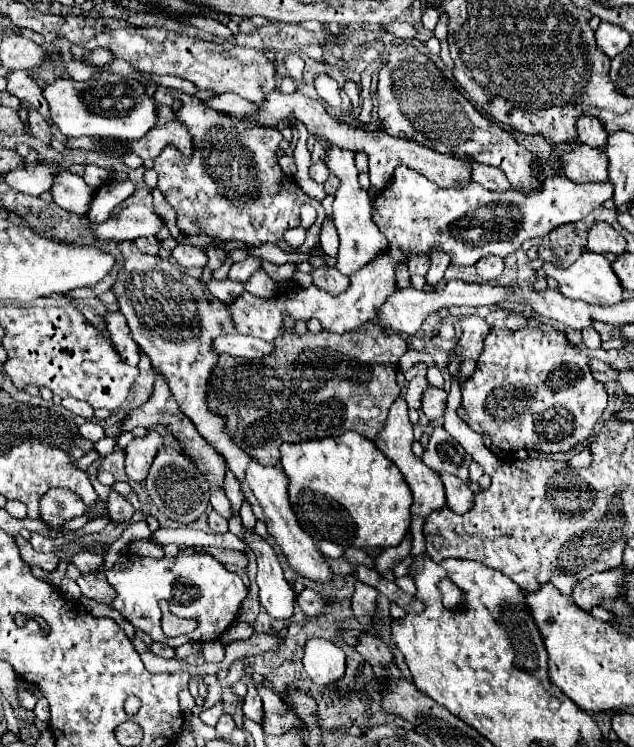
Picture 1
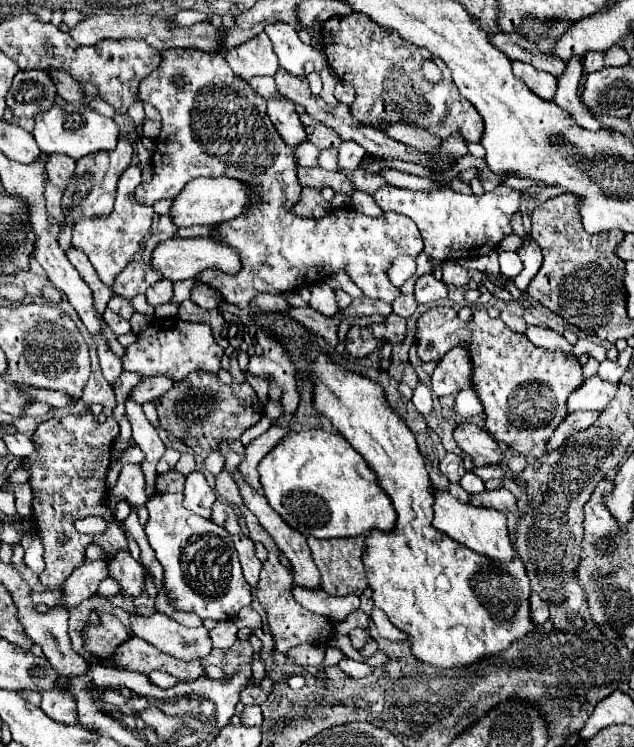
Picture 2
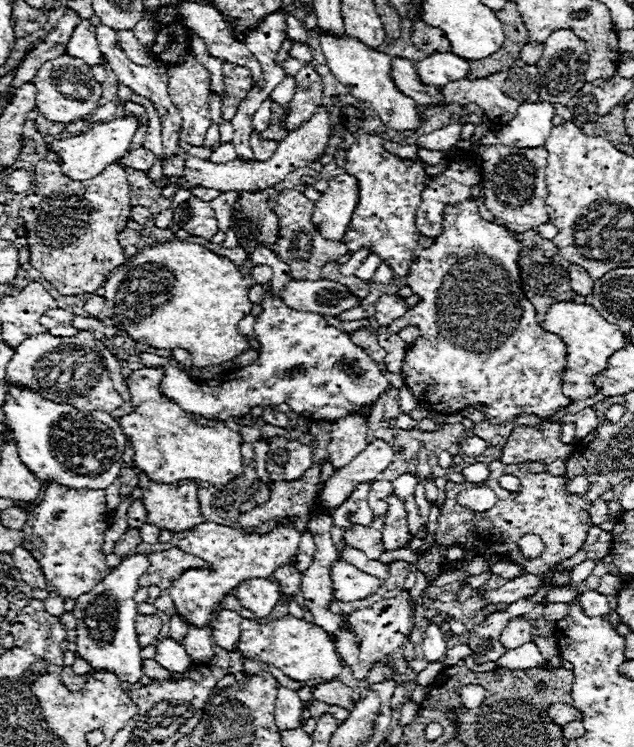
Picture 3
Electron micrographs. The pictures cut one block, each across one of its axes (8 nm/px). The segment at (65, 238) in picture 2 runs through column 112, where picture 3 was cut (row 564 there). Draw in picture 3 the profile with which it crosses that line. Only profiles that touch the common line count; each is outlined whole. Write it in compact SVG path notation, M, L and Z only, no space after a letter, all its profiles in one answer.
M178 548L166 550L166 552L152 552L148 556L148 570L140 576L140 586L158 586L160 590L170 588L172 580L182 574L182 570L188 570L190 566L206 566L200 558L194 558L190 554L184 554Z

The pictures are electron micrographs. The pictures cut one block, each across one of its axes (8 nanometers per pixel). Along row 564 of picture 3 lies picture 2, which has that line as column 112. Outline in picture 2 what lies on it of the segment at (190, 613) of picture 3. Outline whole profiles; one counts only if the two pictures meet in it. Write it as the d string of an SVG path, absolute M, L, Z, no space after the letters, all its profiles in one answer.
M130 166L120 176L120 182L118 182L118 188L116 188L116 204L114 204L112 214L108 218L78 220L74 224L74 230L72 230L72 246L86 252L86 256L92 262L98 278L106 286L112 286L114 278L128 266L134 252L138 252L140 242L150 234L150 224L152 224L152 214L154 214L152 206L142 206L142 204L130 200L130 196L134 194L138 184L140 184L140 168Z

